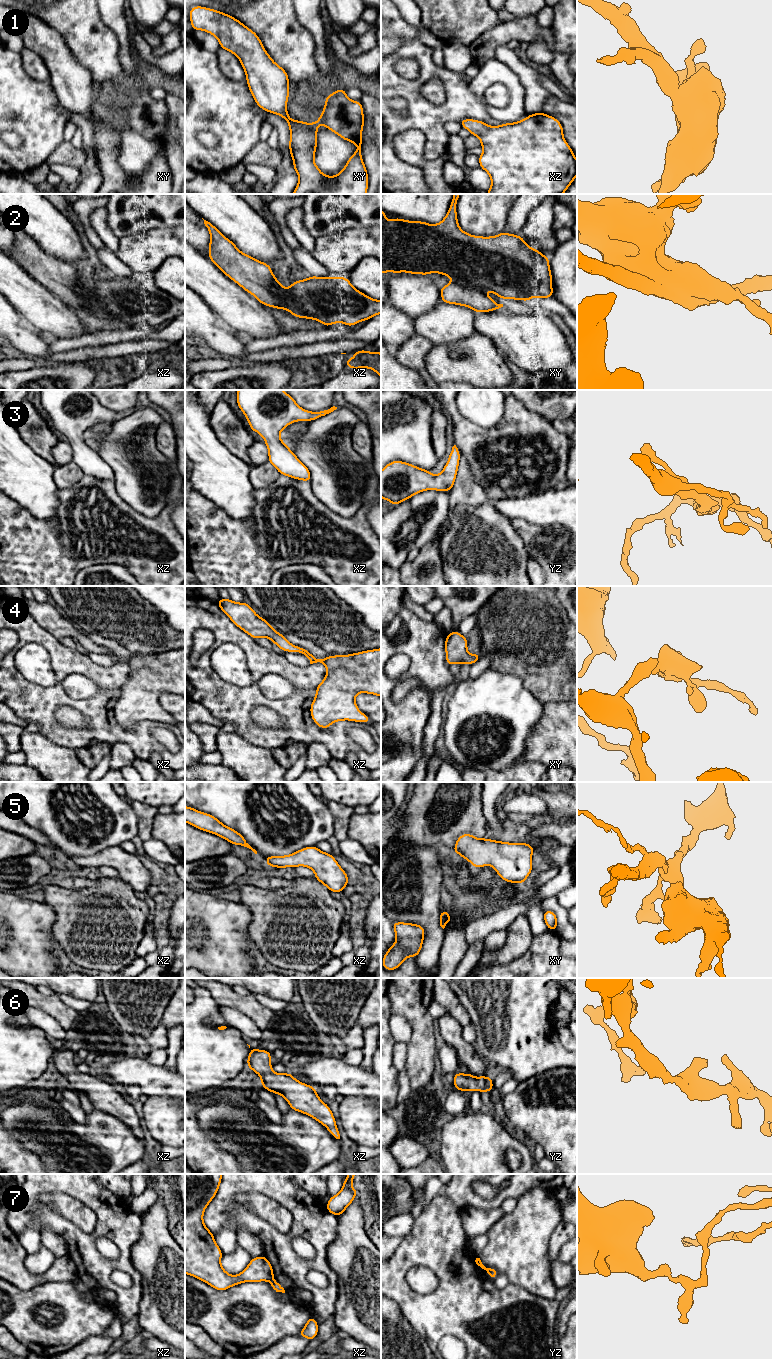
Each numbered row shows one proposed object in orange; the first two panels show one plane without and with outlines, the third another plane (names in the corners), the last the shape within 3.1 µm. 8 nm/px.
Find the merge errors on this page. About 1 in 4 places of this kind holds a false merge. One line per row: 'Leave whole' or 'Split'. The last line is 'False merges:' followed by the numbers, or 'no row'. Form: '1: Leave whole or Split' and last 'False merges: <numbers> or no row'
1: Leave whole
2: Leave whole
3: Leave whole
4: Leave whole
5: Leave whole
6: Leave whole
7: Split
False merges: 7

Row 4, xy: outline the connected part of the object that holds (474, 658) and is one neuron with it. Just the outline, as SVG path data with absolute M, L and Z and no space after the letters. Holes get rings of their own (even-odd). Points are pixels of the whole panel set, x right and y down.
M456 630L452 631L446 636L445 651L446 651L446 662L448 666L458 663L461 665L474 664L477 662L481 654L470 655L467 651L467 638L462 636Z

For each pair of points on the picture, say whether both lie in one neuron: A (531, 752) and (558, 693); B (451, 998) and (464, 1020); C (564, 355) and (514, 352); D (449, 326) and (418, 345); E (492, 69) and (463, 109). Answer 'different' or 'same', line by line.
A: different
B: same
C: same
D: different
E: different

